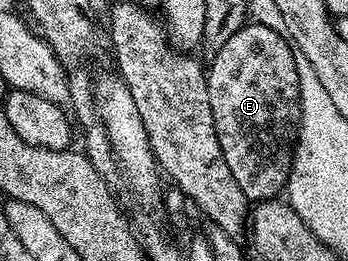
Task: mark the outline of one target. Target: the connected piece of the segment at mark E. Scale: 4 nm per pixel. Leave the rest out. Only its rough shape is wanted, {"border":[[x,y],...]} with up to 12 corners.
{"border":[[240,27],[206,74],[222,157],[249,201],[288,186],[291,42]]}

